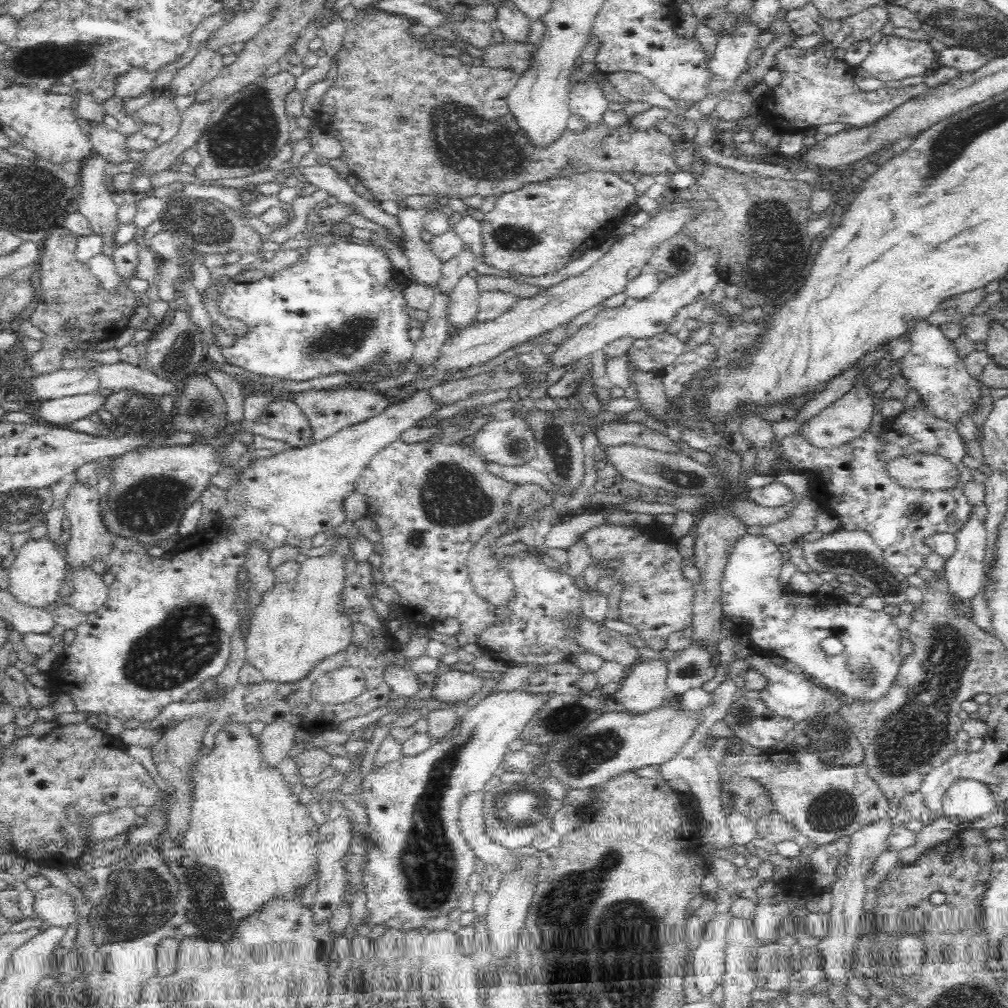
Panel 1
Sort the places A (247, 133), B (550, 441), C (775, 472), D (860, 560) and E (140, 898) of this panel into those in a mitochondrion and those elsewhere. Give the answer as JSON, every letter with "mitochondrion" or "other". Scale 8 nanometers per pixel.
{"A":"mitochondrion","B":"mitochondrion","C":"other","D":"mitochondrion","E":"mitochondrion"}

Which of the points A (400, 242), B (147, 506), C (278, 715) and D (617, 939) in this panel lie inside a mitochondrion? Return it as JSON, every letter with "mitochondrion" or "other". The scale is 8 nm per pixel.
{"A":"other","B":"mitochondrion","C":"other","D":"mitochondrion"}

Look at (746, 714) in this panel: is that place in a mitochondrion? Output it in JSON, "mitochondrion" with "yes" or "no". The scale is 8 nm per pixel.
{"mitochondrion":"yes"}

